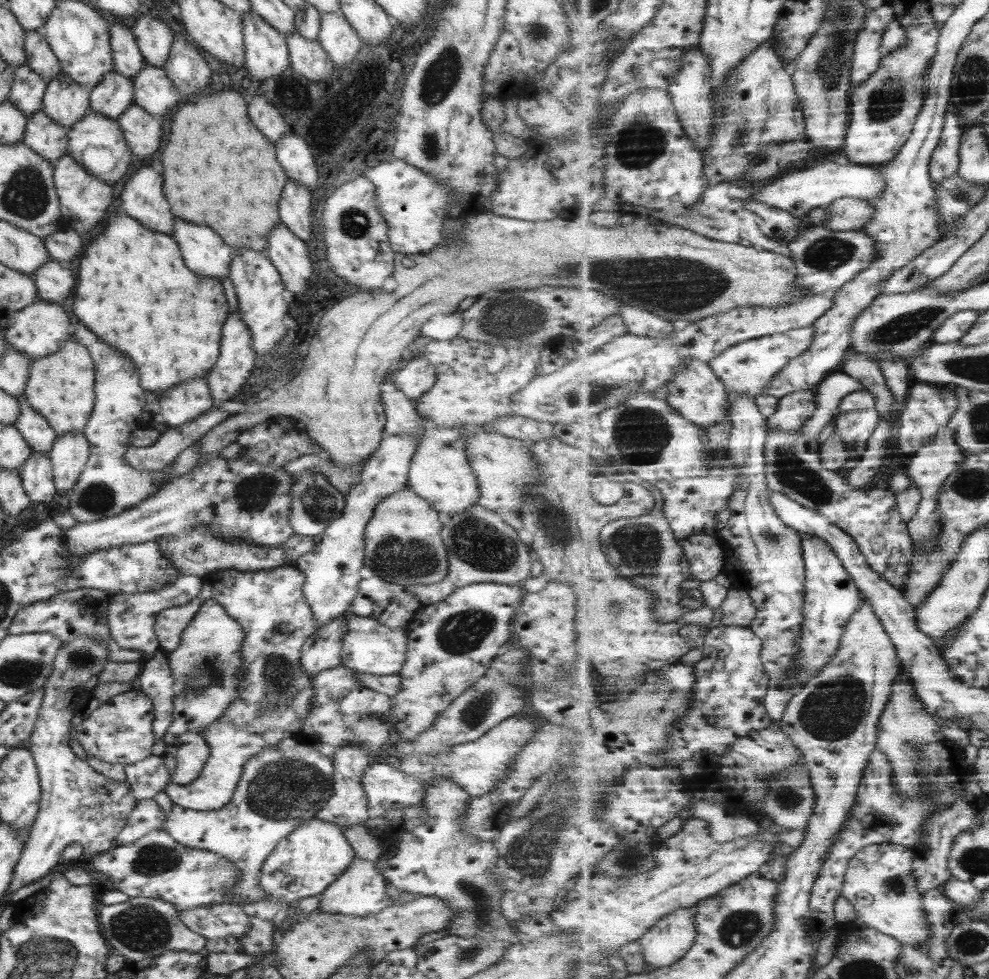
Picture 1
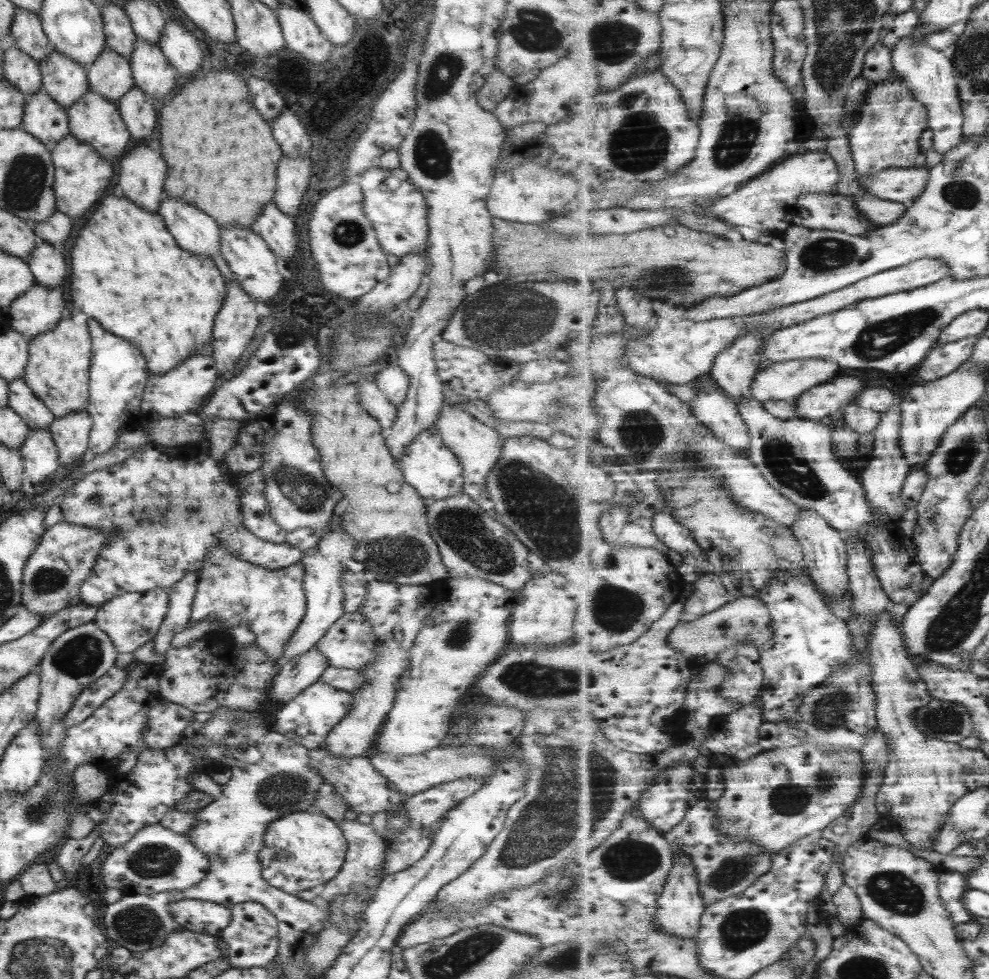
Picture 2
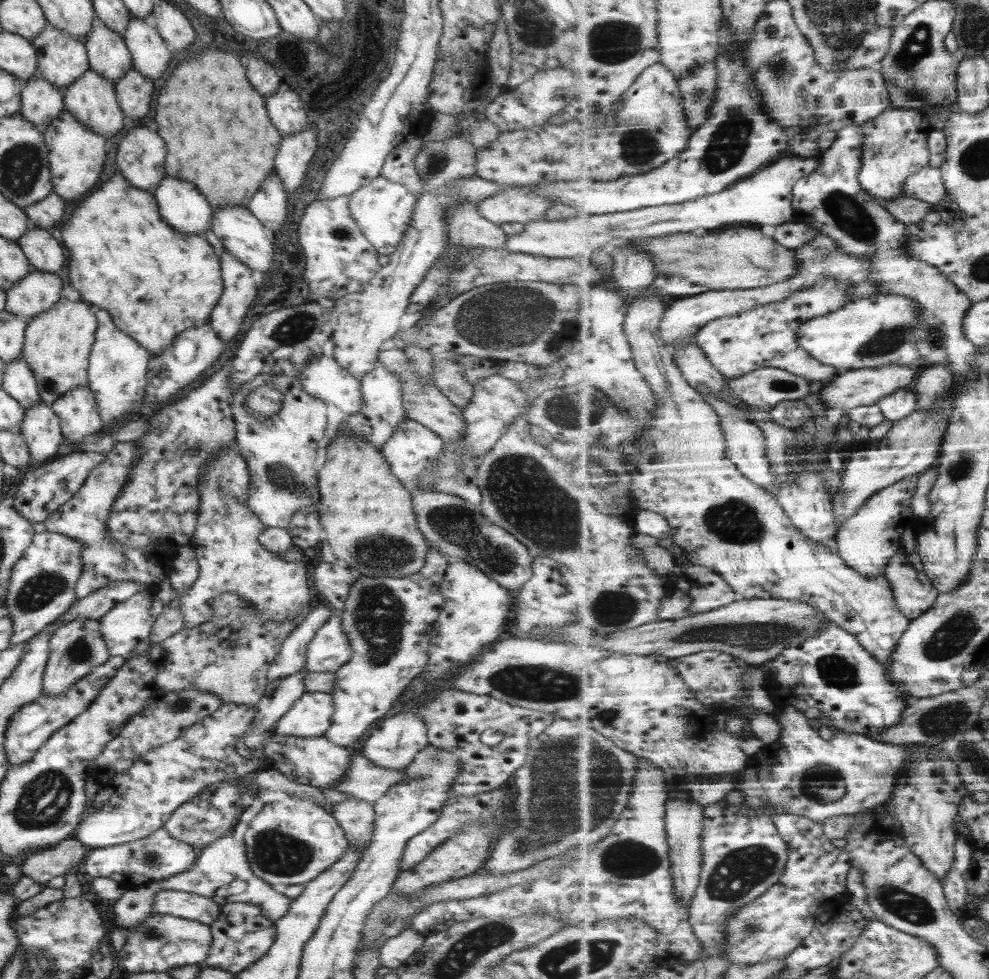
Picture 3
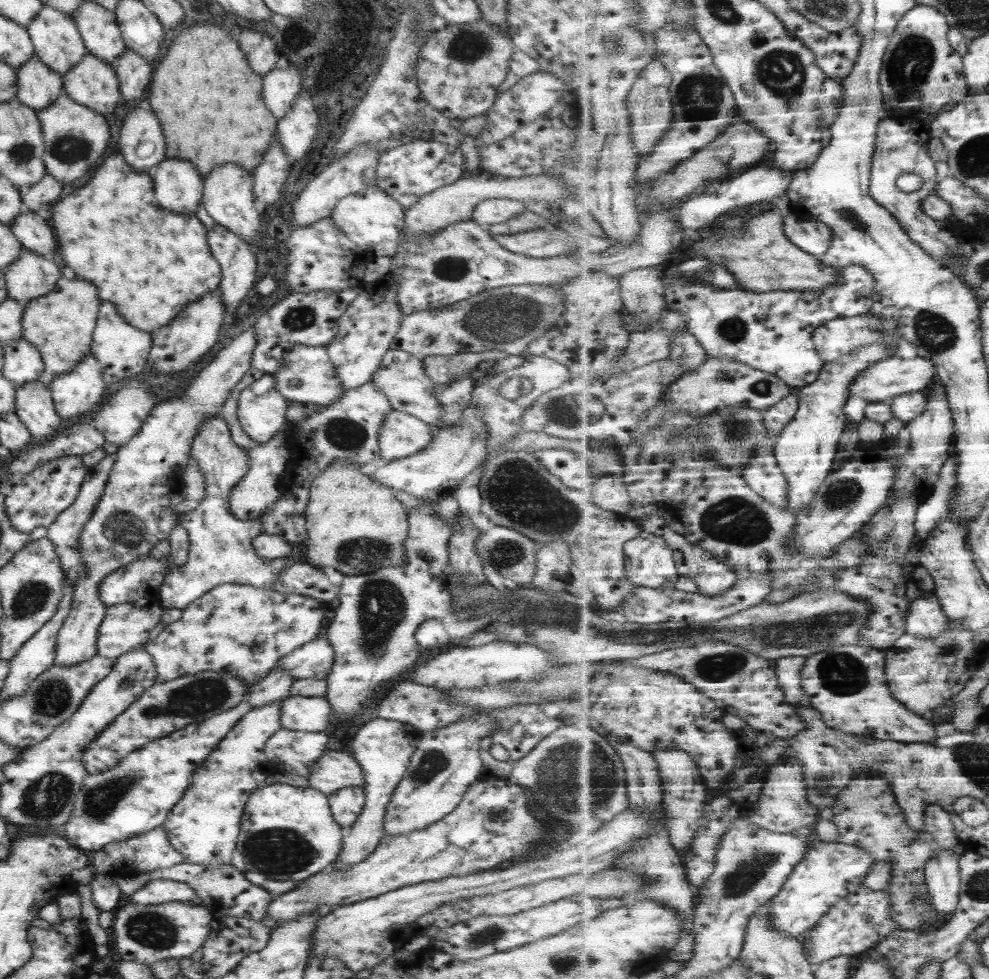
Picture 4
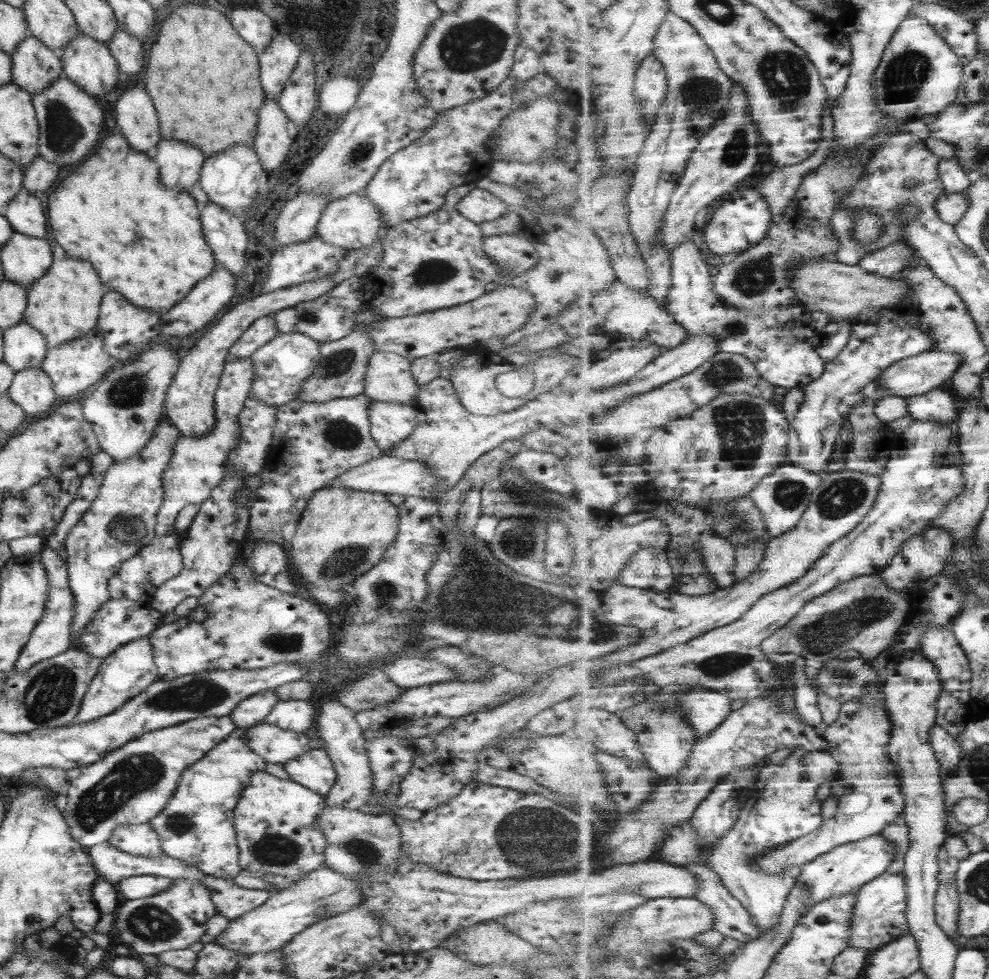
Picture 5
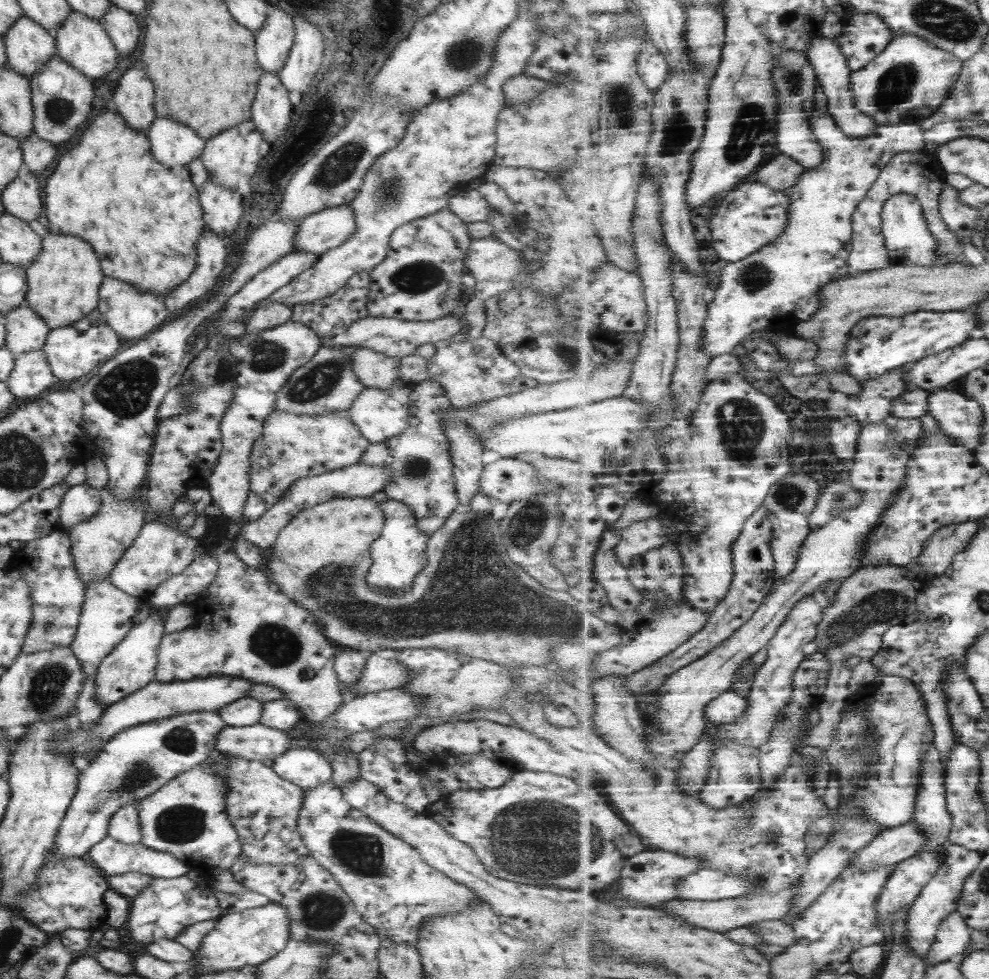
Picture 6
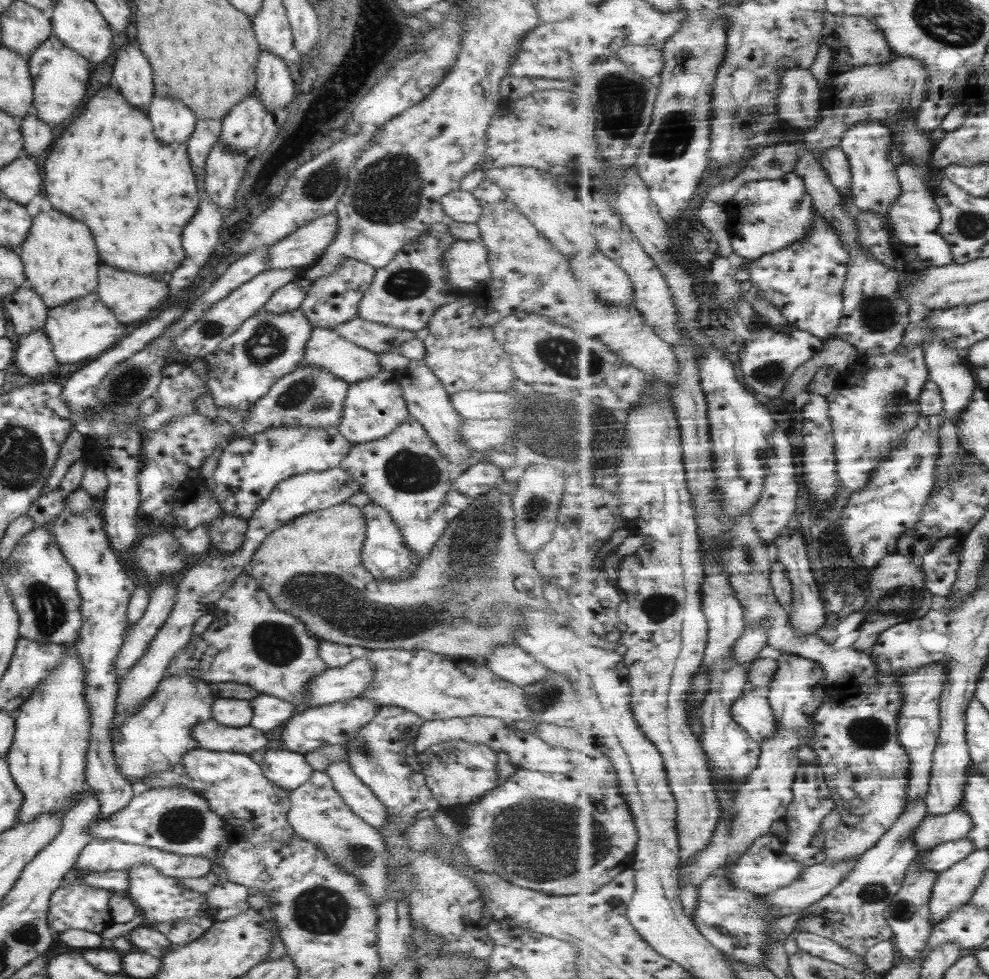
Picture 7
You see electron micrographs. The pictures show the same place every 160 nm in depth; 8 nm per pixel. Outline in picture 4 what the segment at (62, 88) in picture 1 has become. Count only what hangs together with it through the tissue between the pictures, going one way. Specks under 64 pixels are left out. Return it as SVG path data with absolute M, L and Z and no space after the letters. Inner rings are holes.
M50 6L42 7L37 11L31 23L25 27L27 35L33 45L33 55L47 68L57 74L65 74L83 58L86 53L79 31L70 15L59 12Z

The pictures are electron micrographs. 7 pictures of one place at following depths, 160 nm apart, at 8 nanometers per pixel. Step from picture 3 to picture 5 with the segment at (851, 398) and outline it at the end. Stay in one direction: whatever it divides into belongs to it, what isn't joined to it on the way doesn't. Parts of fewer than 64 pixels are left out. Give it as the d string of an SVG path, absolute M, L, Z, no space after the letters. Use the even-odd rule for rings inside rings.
M929 350L927 352L904 358L889 366L875 382L879 383L880 388L886 388L893 395L914 397L930 390L938 389L947 380L953 380L959 370L959 366L965 364L960 352L947 352L946 350Z

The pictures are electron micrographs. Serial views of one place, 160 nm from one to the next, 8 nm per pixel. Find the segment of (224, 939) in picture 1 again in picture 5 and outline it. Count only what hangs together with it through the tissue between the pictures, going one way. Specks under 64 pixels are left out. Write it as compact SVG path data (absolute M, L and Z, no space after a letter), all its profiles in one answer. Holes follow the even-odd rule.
M130 876L115 884L120 900L137 900L153 896L165 890L172 883L171 879L156 876Z

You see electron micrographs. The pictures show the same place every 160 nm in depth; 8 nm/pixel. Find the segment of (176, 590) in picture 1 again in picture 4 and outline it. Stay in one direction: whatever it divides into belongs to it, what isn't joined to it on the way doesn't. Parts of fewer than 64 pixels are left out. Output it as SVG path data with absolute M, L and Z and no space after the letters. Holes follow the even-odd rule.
M122 602L107 606L102 621L99 623L96 634L96 654L105 658L116 659L128 650L142 645L149 634L158 627L162 607L154 602L144 606L130 602Z

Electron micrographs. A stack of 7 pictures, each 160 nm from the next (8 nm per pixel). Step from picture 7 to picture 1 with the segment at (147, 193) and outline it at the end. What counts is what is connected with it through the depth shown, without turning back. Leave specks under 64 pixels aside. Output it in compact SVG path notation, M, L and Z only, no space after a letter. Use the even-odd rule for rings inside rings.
M111 213L105 230L87 244L83 258L79 258L73 296L73 316L83 322L99 342L105 342L131 358L139 374L139 387L147 394L164 392L183 380L204 378L217 360L221 327L228 314L220 281L191 273L183 265L172 236L149 232L125 213Z

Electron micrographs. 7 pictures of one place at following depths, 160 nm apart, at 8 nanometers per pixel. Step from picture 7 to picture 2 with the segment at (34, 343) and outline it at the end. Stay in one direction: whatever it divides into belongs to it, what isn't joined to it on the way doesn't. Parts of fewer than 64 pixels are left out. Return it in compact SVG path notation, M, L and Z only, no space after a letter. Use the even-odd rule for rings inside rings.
M29 428L18 448L29 482L45 482L58 469L56 448L48 428Z

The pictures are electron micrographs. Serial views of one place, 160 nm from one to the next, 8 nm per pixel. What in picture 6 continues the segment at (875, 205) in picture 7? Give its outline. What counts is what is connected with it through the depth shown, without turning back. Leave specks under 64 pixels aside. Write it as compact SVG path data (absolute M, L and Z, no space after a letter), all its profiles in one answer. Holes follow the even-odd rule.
M819 34L813 45L808 48L808 59L812 63L816 76L820 79L820 86L826 94L826 110L833 115L837 124L849 136L862 139L866 137L879 124L864 112L861 112L856 107L856 98L852 91L852 70L849 68L848 60L843 54L841 45L838 42L833 42L829 38L825 38Z

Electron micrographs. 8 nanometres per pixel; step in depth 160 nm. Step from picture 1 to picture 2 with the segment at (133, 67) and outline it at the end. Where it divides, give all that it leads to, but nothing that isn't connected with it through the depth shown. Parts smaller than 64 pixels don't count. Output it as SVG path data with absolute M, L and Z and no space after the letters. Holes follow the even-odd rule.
M111 2L100 7L100 15L105 38L104 47L128 59L138 39L132 31L125 11Z

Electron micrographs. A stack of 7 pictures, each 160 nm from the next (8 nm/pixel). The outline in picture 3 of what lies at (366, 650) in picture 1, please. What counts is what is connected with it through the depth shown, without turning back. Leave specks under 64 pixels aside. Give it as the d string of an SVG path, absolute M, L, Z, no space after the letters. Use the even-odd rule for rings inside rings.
M330 609L329 618L309 641L305 653L306 672L335 672L349 660L351 649L341 630L342 609Z

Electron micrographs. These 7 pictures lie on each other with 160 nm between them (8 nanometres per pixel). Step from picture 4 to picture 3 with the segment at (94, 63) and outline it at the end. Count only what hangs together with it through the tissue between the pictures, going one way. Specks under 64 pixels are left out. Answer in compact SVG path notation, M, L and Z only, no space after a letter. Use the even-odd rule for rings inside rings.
M87 69L62 92L64 109L91 132L99 136L111 137L123 128L123 115L116 101L114 83L101 78L96 72Z

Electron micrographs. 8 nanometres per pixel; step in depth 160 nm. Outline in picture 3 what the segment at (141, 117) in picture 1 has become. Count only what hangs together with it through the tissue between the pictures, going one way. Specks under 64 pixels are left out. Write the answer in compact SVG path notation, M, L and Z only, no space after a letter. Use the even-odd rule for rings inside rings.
M132 68L114 83L114 93L122 115L135 120L145 116L149 110L153 96L152 81Z

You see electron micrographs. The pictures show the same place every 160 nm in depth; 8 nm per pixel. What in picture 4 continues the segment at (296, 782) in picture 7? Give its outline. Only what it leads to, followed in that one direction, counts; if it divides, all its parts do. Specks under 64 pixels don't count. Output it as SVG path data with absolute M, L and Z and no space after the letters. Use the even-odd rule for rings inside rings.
M327 750L311 766L305 777L309 788L325 795L347 787L362 787L359 765L349 753Z

